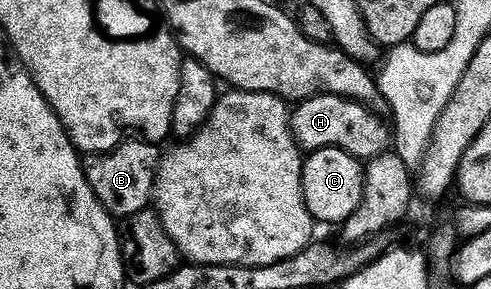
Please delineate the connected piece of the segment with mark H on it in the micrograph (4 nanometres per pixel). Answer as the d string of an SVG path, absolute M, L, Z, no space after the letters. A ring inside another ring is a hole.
M319 93L299 102L291 110L292 134L301 150L311 151L322 147L338 147L350 155L369 159L383 154L390 145L390 129L365 102L353 101L333 93Z

